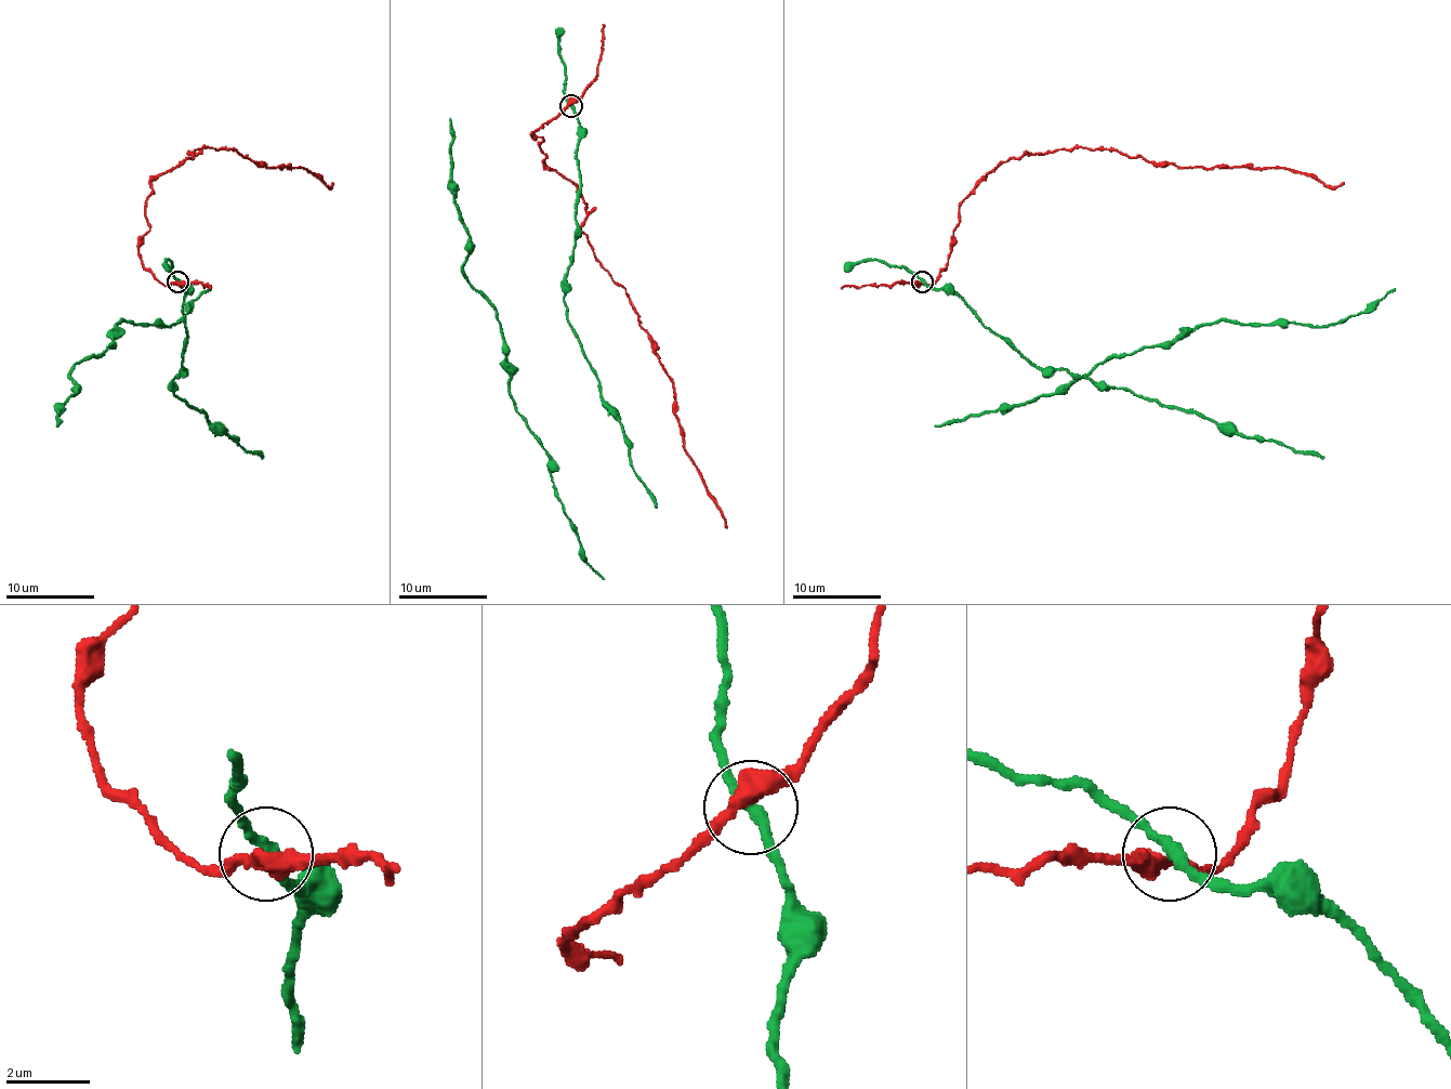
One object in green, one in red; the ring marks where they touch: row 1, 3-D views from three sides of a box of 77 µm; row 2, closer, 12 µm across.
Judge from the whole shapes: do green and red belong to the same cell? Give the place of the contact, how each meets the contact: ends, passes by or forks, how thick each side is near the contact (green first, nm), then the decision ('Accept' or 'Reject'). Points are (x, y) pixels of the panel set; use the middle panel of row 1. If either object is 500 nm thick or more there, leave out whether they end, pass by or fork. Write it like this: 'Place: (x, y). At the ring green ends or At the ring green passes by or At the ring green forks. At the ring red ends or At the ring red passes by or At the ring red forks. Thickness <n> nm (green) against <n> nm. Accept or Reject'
Place: (571, 106). At the ring green passes by. At the ring red passes by. Thickness 280 nm (green) against 400 nm. Reject

